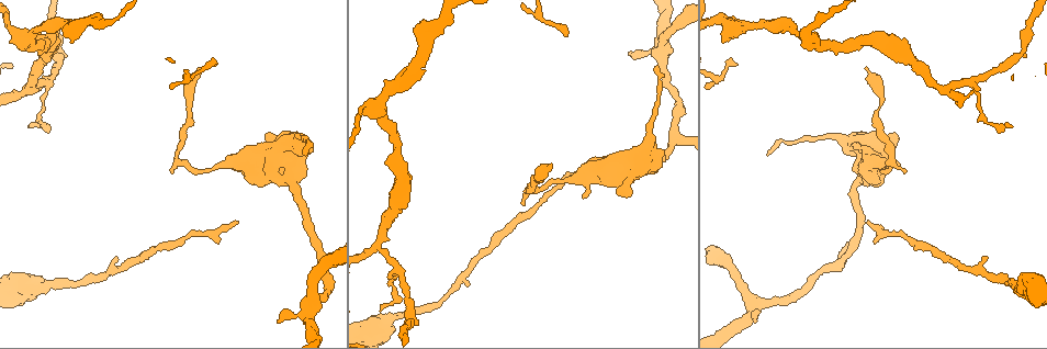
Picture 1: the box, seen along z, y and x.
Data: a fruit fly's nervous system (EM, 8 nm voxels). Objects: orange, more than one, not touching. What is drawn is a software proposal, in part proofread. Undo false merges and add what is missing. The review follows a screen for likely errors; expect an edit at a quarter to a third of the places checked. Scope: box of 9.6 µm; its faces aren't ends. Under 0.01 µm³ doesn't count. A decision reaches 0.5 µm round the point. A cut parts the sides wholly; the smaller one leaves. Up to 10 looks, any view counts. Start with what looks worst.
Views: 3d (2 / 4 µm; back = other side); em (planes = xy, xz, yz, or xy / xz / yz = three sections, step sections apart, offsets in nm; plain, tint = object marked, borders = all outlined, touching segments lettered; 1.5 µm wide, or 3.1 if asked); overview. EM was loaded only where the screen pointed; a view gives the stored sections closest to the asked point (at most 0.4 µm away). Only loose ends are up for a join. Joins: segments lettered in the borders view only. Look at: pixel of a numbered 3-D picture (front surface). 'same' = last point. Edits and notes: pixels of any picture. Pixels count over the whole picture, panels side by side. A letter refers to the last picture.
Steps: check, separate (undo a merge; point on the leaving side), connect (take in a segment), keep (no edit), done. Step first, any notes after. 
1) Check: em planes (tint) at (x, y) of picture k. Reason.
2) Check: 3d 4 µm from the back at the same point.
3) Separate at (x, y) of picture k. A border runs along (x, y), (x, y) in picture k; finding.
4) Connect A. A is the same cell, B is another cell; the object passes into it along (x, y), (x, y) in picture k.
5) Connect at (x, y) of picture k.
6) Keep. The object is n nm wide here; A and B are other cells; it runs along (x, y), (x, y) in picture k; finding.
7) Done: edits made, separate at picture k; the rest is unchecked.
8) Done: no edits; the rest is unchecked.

Check: em yz step 4 (borders) at (523, 202) of picture 1. An open end.

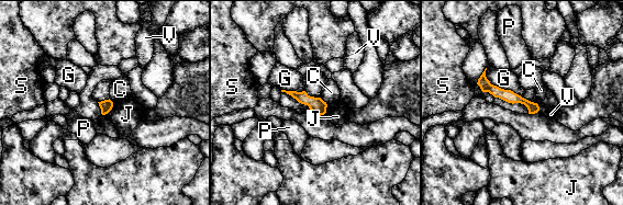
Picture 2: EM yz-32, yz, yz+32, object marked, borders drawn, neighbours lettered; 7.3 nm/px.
Check: em xy step 4 (borders) at the same point. Another direction.

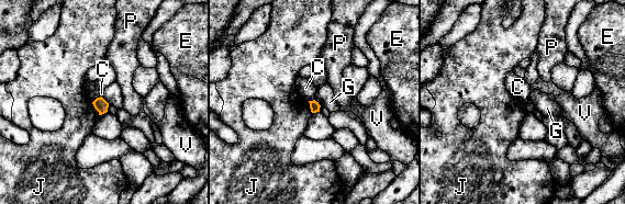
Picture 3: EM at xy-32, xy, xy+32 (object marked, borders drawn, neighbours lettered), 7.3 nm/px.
Keep. The object is 70 nm wide here; C, E, G, J, P and V are other cells; a border runs along (101, 97), (109, 103) in picture 3; none of them fits.

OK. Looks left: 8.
Check: 3d 2 µm at (305, 153) of picture 1. An open end.

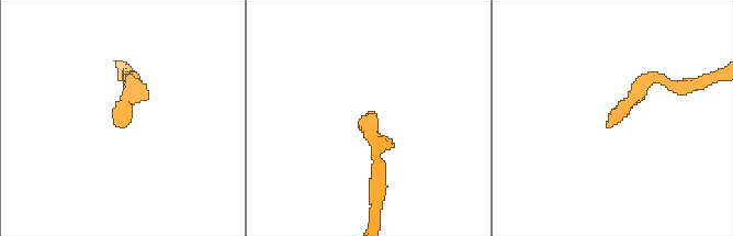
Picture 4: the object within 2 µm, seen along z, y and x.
Check: em planes (plain) at (124, 126) of picture 4.

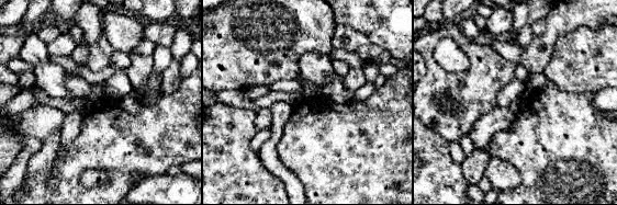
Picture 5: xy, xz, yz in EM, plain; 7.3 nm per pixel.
Check: em planes (borders) at the same point. What lies round it.

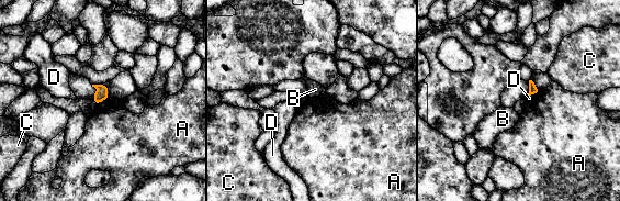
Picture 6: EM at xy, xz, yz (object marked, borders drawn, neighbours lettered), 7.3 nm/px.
Keep. A, B, C and D are other cells; a border runs along (108, 97), (97, 103) in picture 6; none of them fits.

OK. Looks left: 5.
Check: em xy step 8 (plain) at (214, 65) of picture 1. An open end.

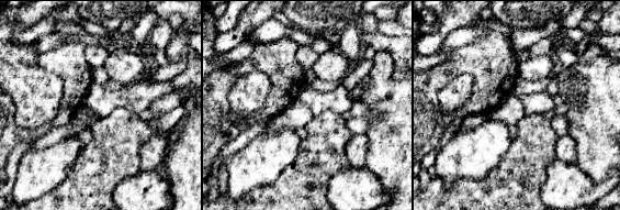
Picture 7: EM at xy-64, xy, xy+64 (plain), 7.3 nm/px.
Check: em xy step 8 (borders) at the same point.

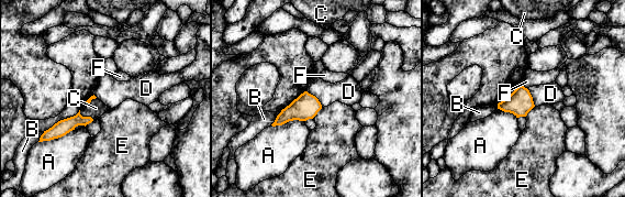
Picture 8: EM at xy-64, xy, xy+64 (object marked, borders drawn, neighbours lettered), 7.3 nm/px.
Keep. A, B, C, D, E and F are other cells; none of them fits.

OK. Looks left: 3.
Check: 3d 4 µm at (116, 258) of picture 1.

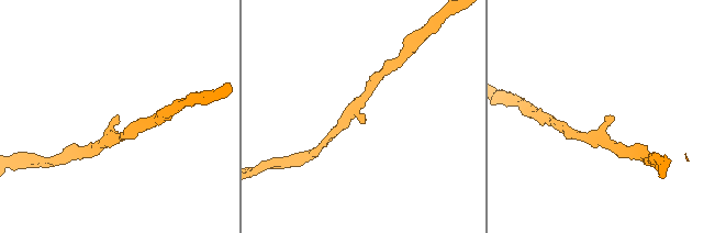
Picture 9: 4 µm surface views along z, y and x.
Check: em planes (borders) at (118, 119) of picture 9. The arms are 170, 190 nm wide.

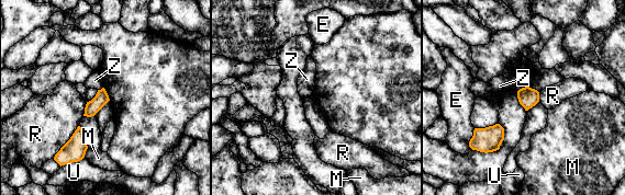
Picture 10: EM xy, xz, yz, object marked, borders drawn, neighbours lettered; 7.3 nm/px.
Keep. The object is 100 nm wide here; E, M, R, U and Z are other cells; a border runs along (102, 87), (98, 90) in picture 10; no lettered segment goes on from it.

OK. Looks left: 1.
Done: no edits; the rest is unchecked.

